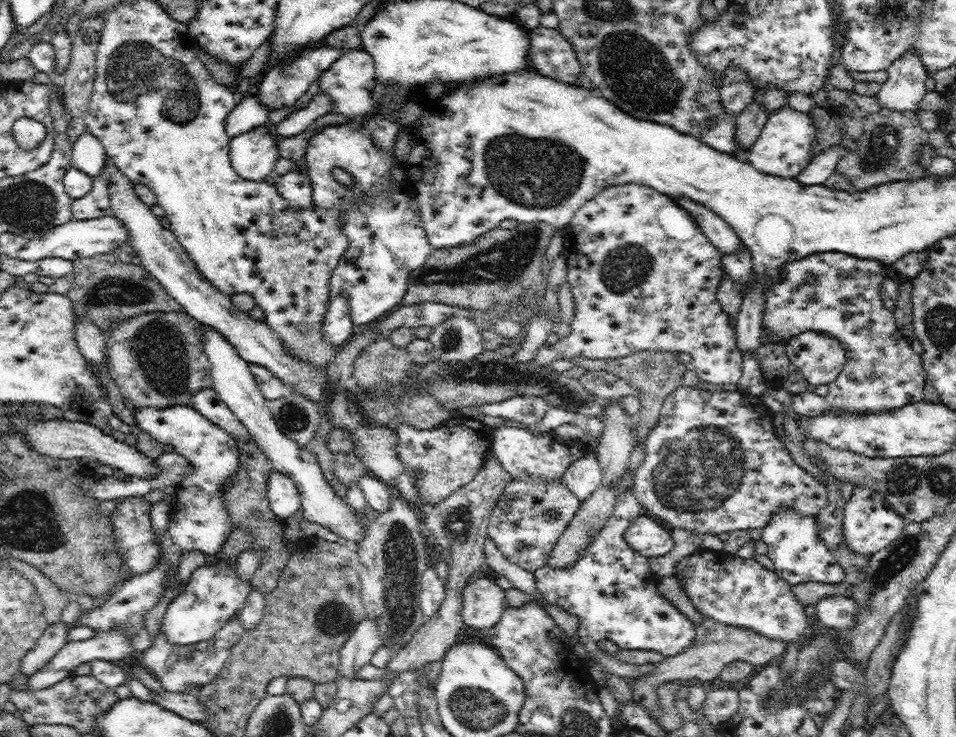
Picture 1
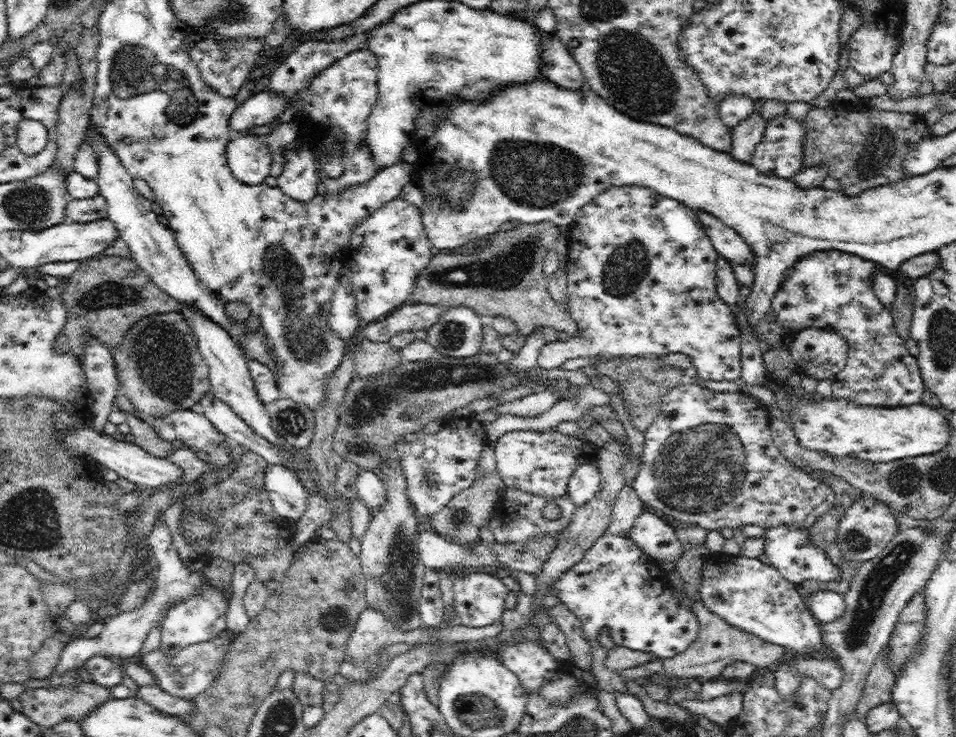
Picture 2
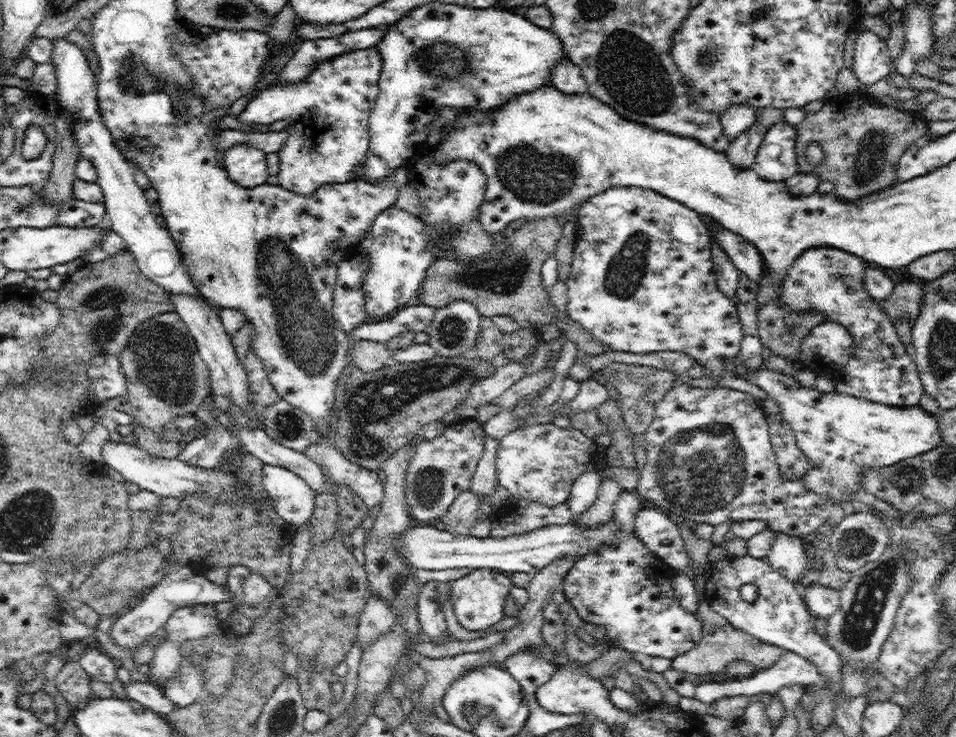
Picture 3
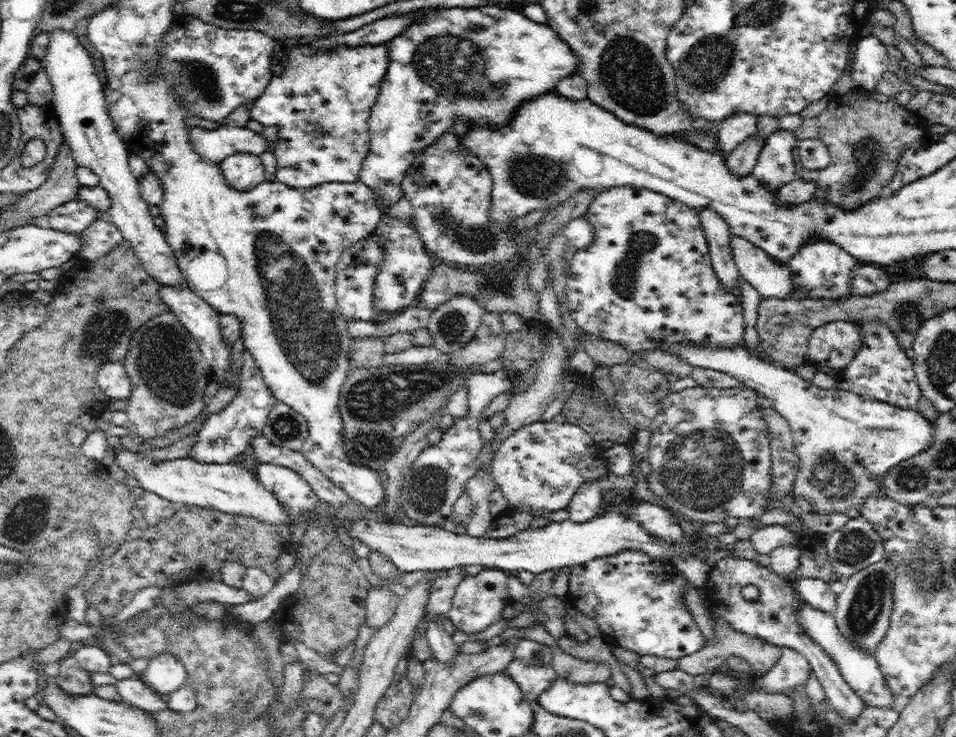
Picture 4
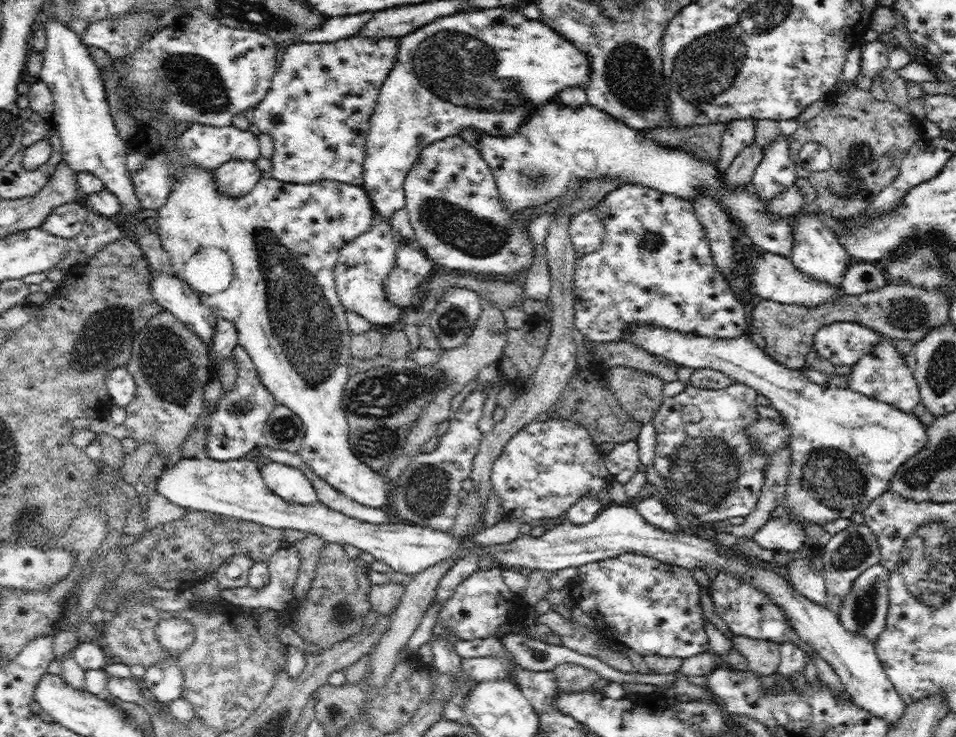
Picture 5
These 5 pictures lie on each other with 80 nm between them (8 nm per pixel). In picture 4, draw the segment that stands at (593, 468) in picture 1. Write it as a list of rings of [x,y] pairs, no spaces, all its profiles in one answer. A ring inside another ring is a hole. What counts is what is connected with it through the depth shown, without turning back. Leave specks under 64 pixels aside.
[[[588,480],[576,490],[576,494],[570,500],[568,508],[565,508],[572,522],[589,522],[597,515],[603,498],[597,482],[598,480]]]

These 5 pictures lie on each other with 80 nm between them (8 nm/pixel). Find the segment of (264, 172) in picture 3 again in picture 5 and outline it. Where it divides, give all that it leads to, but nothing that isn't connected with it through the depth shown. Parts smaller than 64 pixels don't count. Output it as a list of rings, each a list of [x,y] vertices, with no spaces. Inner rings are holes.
[[[228,160],[214,172],[216,189],[230,198],[246,197],[262,178],[254,160]]]

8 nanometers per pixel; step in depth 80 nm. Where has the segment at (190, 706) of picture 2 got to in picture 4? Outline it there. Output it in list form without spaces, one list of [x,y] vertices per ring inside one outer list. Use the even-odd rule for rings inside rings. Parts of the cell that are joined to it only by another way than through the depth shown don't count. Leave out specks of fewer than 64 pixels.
[[[139,677],[117,680],[114,685],[124,701],[141,708],[145,712],[153,713],[168,709],[166,697],[158,694]]]

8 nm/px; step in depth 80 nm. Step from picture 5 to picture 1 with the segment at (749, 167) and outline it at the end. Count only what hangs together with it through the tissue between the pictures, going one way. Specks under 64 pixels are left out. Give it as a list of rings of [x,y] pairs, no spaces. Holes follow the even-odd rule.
[[[752,100],[752,104],[735,118],[735,139],[739,148],[746,151],[746,154],[748,154],[752,144],[760,136],[760,132],[768,120],[769,114],[769,110],[766,110],[755,100]]]

